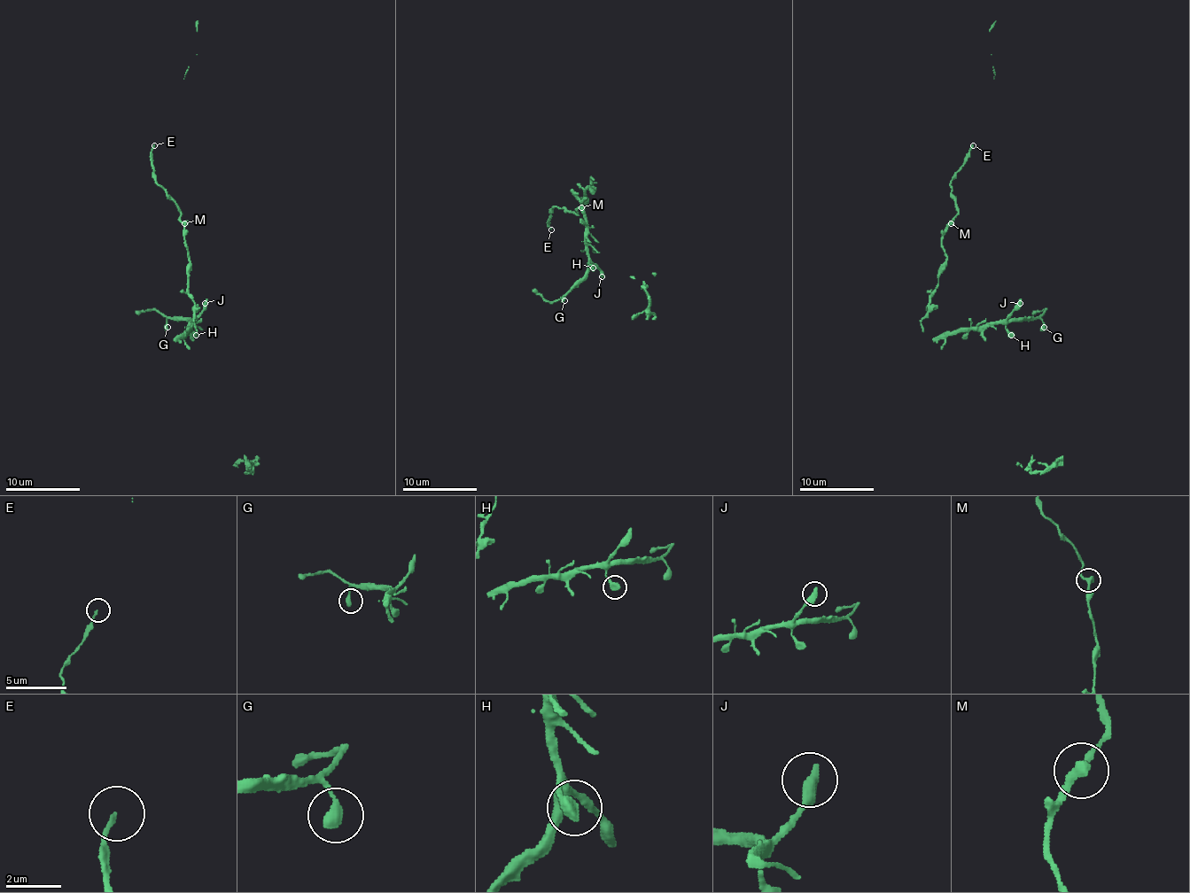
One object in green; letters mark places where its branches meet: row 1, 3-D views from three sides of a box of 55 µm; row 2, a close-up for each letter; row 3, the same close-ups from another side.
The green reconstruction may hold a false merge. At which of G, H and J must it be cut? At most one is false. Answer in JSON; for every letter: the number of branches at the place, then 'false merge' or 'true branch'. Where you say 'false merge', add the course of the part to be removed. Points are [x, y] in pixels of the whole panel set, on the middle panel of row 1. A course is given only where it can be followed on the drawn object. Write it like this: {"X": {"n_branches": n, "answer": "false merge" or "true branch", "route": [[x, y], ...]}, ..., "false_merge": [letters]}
{"G": {"n_branches": 1, "answer": "true branch"}, "H": {"n_branches": 1, "answer": "true branch"}, "J": {"n_branches": 1, "answer": "true branch"}, "false_merge": []}

